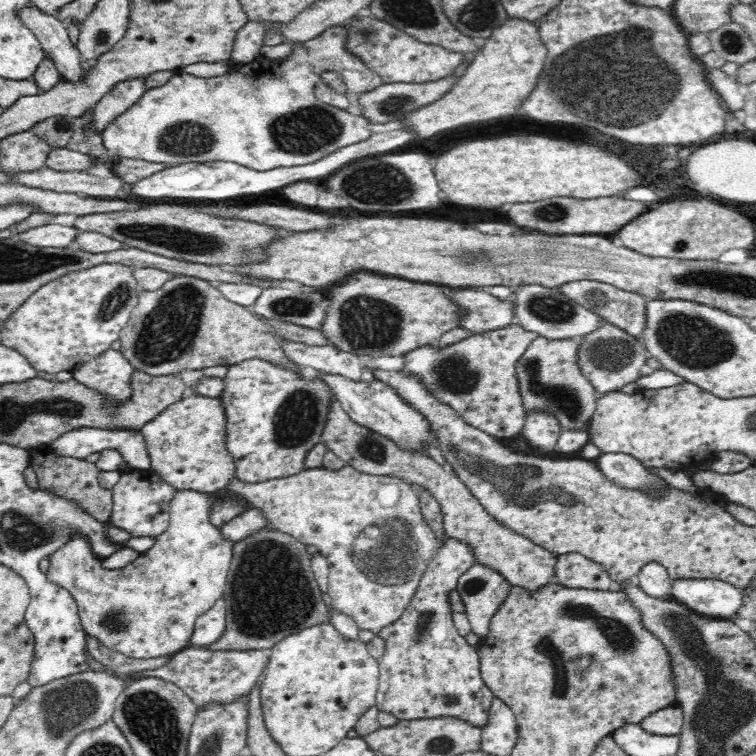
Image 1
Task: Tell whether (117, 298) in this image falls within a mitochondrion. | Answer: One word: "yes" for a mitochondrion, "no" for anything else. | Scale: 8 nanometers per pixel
yes

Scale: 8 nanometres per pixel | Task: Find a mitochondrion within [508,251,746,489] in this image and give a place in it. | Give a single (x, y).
(692, 341)

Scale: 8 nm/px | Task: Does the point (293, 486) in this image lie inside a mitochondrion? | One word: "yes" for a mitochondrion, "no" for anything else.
no

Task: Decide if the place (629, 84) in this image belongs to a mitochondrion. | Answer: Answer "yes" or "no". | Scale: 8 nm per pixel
yes

